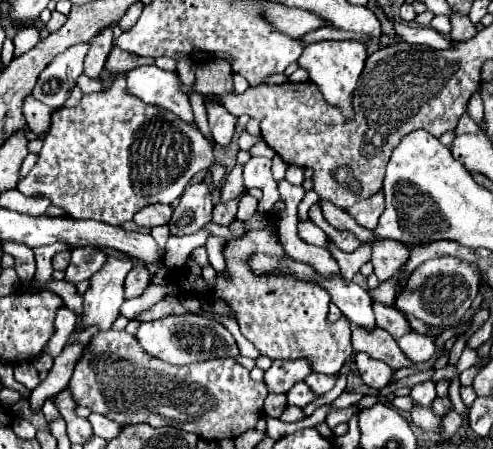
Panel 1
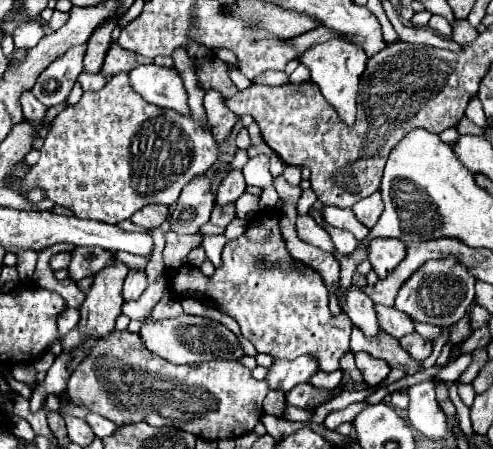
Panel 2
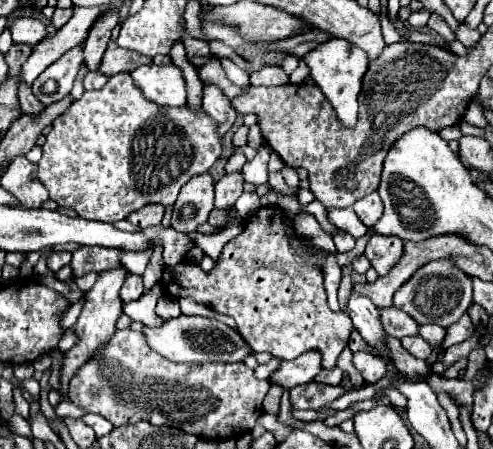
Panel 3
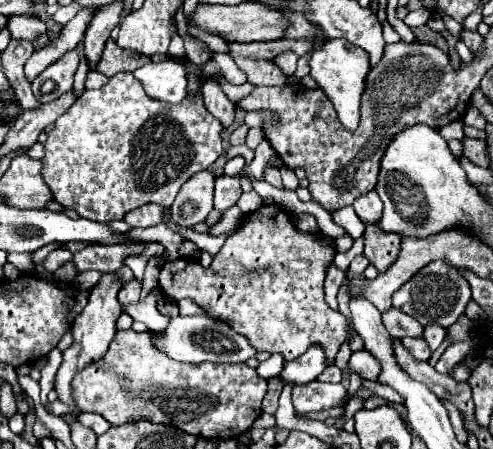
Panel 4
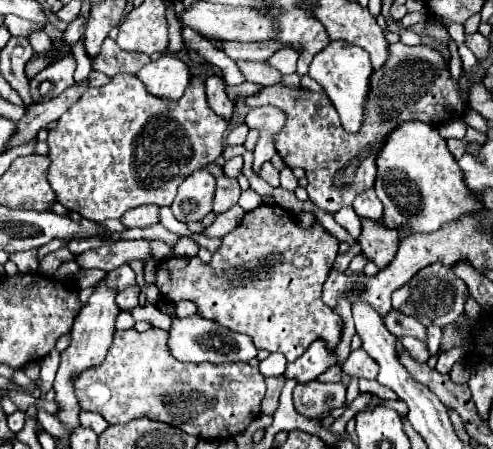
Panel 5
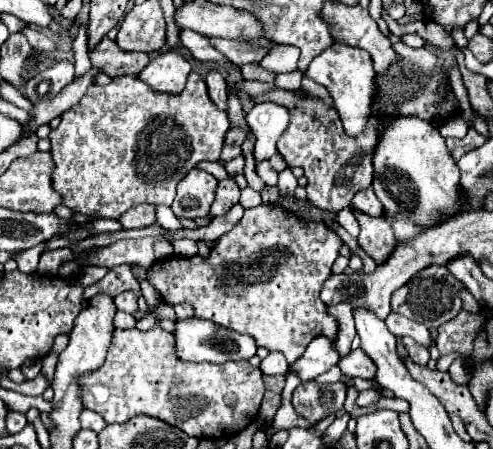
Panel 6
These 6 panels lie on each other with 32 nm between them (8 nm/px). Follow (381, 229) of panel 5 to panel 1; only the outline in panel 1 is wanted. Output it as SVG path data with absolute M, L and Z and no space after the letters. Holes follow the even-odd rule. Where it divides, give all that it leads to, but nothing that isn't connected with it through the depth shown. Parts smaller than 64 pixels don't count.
M374 240L372 242L372 266L378 280L388 280L392 272L400 270L400 264L408 258L408 246L398 240Z

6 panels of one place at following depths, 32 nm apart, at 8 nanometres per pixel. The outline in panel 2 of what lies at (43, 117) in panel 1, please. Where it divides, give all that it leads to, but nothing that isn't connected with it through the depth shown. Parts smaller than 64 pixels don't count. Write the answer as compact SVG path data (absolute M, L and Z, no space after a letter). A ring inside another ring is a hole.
M30 90L22 92L20 104L22 104L24 116L28 116L28 120L36 120L36 124L40 124L40 116L44 116L44 112L48 110L42 102L36 100L36 96L34 96Z

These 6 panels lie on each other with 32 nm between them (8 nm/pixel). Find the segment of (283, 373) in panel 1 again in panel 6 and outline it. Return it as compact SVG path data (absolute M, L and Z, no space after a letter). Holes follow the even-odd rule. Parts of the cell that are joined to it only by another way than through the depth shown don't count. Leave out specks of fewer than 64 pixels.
M316 336L306 352L290 366L292 372L296 372L302 382L316 378L322 372L328 372L336 362L338 362L338 350L336 350L336 342L326 338L326 336Z

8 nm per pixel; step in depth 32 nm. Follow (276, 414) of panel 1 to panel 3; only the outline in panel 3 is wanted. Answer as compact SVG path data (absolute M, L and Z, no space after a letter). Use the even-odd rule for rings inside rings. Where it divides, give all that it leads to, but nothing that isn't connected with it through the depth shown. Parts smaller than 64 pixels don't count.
M270 384L270 390L264 398L264 412L268 414L276 414L278 412L278 406L280 406L280 396L282 396L282 388L280 384Z

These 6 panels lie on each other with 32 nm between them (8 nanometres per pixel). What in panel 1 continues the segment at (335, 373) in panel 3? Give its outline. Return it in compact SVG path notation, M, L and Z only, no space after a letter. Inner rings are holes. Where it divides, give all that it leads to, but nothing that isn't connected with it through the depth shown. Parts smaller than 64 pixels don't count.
M312 372L312 376L308 376L306 384L312 386L314 392L324 394L324 392L328 392L328 390L334 388L334 384L338 382L338 378L340 378L340 374L318 374L318 372Z

